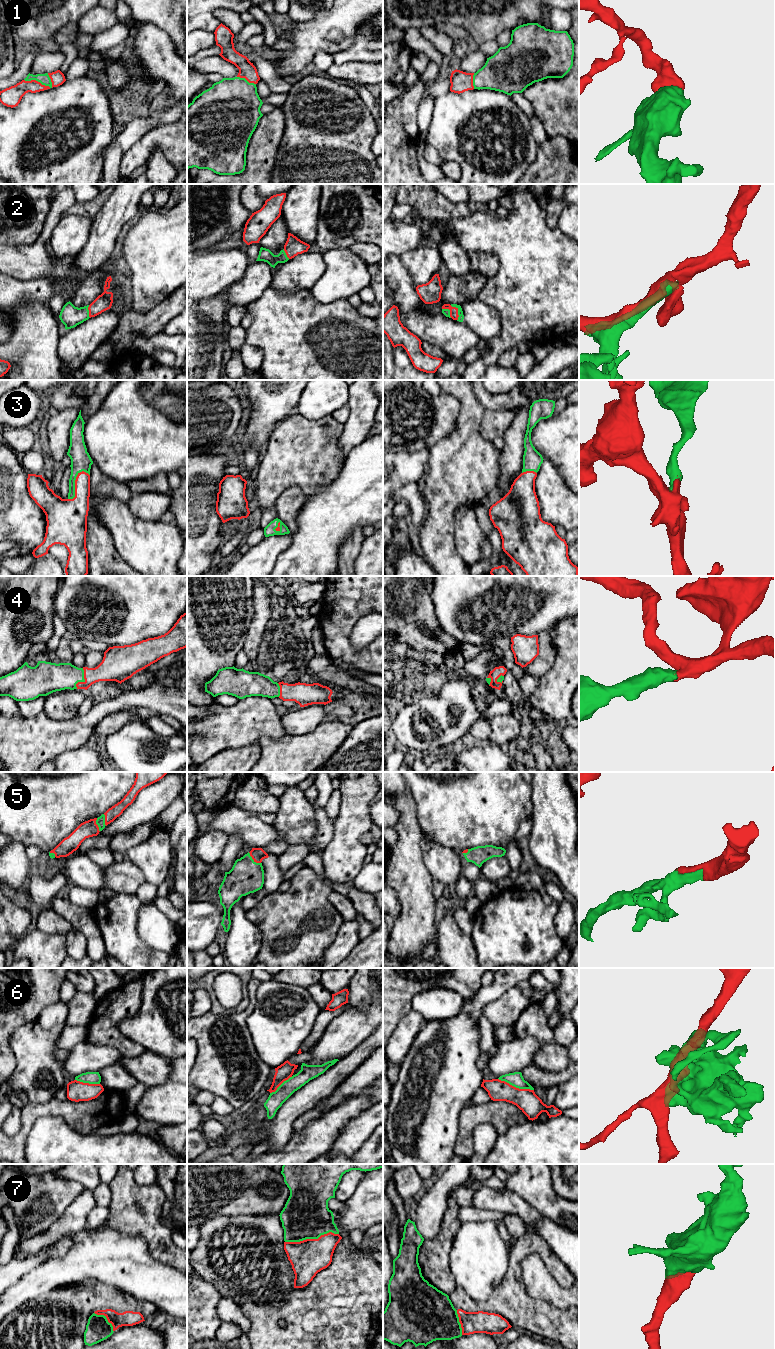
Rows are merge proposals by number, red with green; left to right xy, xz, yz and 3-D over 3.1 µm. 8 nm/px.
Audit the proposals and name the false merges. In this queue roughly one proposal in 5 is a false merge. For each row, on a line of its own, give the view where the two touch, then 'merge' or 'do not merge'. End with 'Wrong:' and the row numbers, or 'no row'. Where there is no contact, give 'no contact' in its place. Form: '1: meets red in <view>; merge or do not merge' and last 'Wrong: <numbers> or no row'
1: meets red in xy; merge
2: meets red in yz; merge
3: meets red in xy; merge
4: meets red in xy; merge
5: meets red in xz; merge
6: meets red in yz; do not merge
7: meets red in xz; merge
Wrong: 6

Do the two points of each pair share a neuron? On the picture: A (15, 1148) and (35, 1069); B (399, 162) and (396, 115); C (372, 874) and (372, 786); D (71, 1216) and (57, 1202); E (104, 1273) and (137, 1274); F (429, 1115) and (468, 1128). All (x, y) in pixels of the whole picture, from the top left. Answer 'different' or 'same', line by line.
A: different
B: same
C: different
D: different
E: same
F: different

